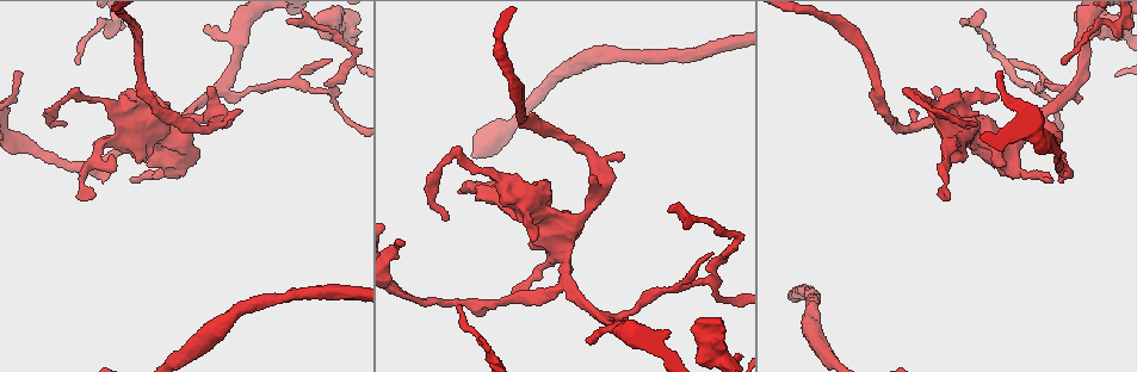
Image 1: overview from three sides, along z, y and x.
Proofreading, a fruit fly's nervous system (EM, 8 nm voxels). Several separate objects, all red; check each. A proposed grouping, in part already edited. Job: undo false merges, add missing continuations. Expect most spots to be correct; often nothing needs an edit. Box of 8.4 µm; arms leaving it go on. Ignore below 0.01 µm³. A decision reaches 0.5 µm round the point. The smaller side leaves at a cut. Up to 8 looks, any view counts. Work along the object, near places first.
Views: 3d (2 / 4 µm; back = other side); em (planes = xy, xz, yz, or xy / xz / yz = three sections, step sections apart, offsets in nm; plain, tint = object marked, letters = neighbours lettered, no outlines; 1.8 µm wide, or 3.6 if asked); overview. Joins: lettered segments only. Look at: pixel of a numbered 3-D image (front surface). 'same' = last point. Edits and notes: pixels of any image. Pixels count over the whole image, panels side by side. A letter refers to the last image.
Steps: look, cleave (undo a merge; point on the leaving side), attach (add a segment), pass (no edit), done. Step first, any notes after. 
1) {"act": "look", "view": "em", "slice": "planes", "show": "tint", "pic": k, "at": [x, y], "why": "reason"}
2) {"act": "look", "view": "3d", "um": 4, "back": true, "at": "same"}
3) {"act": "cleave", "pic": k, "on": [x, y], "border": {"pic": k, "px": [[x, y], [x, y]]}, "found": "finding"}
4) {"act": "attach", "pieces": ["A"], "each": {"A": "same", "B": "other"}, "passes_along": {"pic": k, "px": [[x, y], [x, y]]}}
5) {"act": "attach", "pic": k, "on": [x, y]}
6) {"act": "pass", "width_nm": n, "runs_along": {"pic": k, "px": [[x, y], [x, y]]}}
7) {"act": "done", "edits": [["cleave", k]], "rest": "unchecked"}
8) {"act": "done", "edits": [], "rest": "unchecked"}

{"act": "look", "view": "em", "slice": "planes", "show": "letters", "pic": 1, "at": [210, 27]}

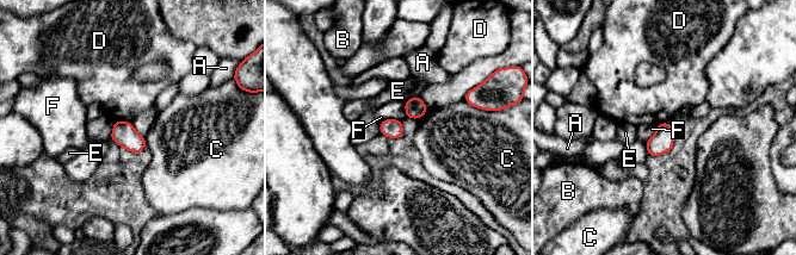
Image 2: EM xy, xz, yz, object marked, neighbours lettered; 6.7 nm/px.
{"act": "pass", "width_nm": 130, "longest_contact_nm": ["F", 140], "each": {"A": "other", "B": "other", "C": "other", "D": "other", "E": "other", "F": "other"}, "found": "no lettered segment goes on from it"}

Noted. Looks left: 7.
{"act": "look", "view": "3d", "um": 2, "pic": 1, "at": [558, 237], "why": "four or more arms meet"}

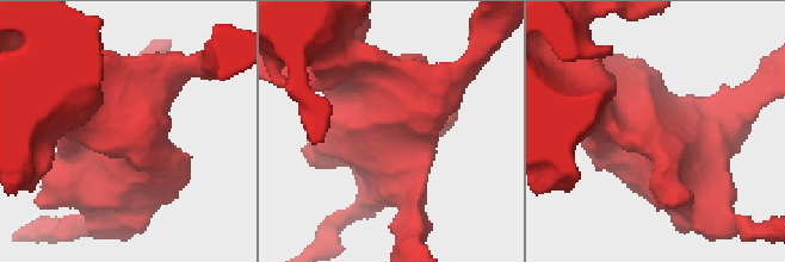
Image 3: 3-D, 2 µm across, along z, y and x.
{"act": "look", "view": "em", "slice": "planes", "show": "tint", "pic": 3, "at": [661, 137]}

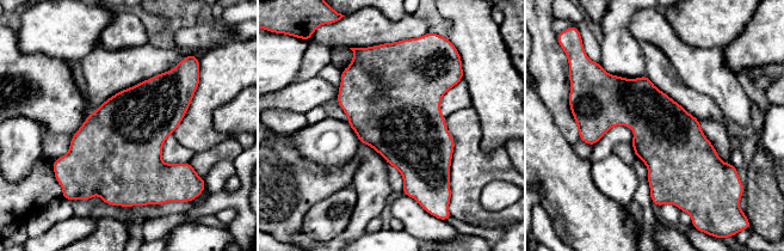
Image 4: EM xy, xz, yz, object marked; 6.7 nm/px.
{"act": "look", "view": "em", "slice": "planes", "show": "letters", "at": "same"}

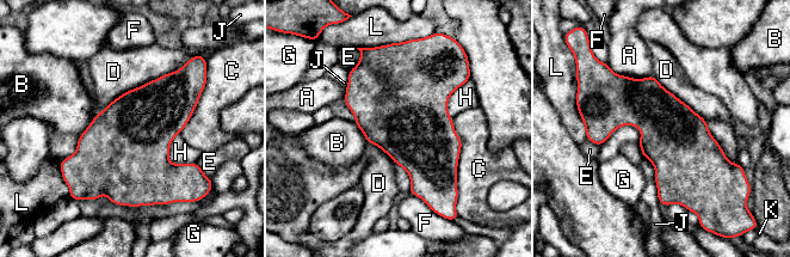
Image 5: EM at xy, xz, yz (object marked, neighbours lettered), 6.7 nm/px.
{"act": "pass", "width_nm": 460, "each": {"A": "other", "B": "other", "C": "other", "D": "other", "E": "other", "F": "other", "G": "other", "H": "other", "J": "other", "K": "other", "L": "other"}, "border": {"pic": 5, "px": [[186, 62], [121, 93], [102, 110]]}, "found": "one neuron here"}

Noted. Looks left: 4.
{"act": "look", "view": "3d", "um": 2, "pic": 1, "at": [1063, 63], "why": "thin end"}

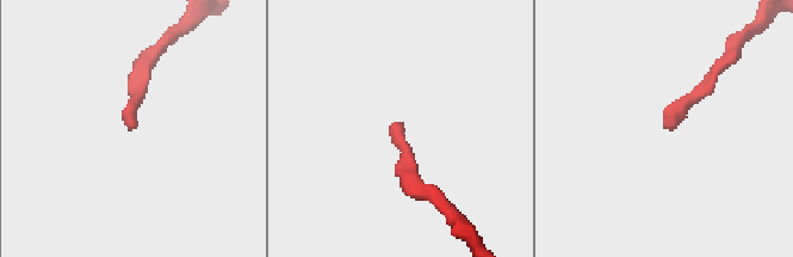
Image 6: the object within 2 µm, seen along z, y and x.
{"act": "look", "view": "em", "slice": "xy", "step": 8, "show": "tint", "pic": 6, "at": [399, 125], "why": "now the EM"}

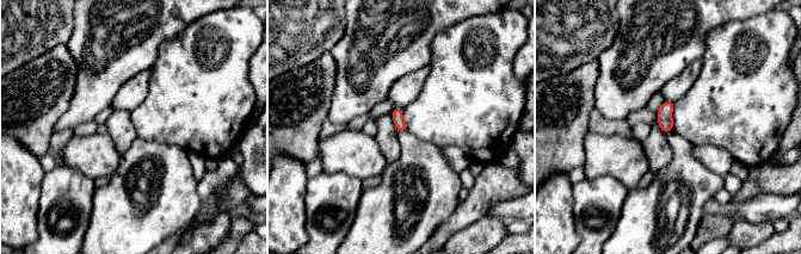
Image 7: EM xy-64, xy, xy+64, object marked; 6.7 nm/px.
{"act": "look", "view": "em", "slice": "planes", "show": "letters", "at": "same", "why": "cut it another way"}

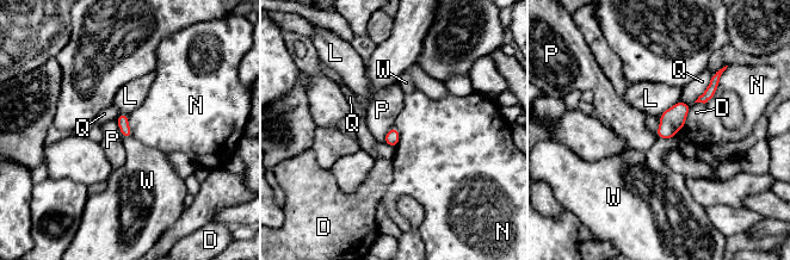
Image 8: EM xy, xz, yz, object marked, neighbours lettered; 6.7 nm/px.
{"act": "pass", "width_nm": 80, "each": {"D": "other", "L": "other", "N": "other", "P": "other", "Q": "other", "W": "other"}, "border": {"pic": 8, "px": [[721, 74], [715, 94], [704, 103]]}, "found": "none of them fits"}

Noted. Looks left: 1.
{"act": "done", "edits": [], "rest": "unchecked"}

